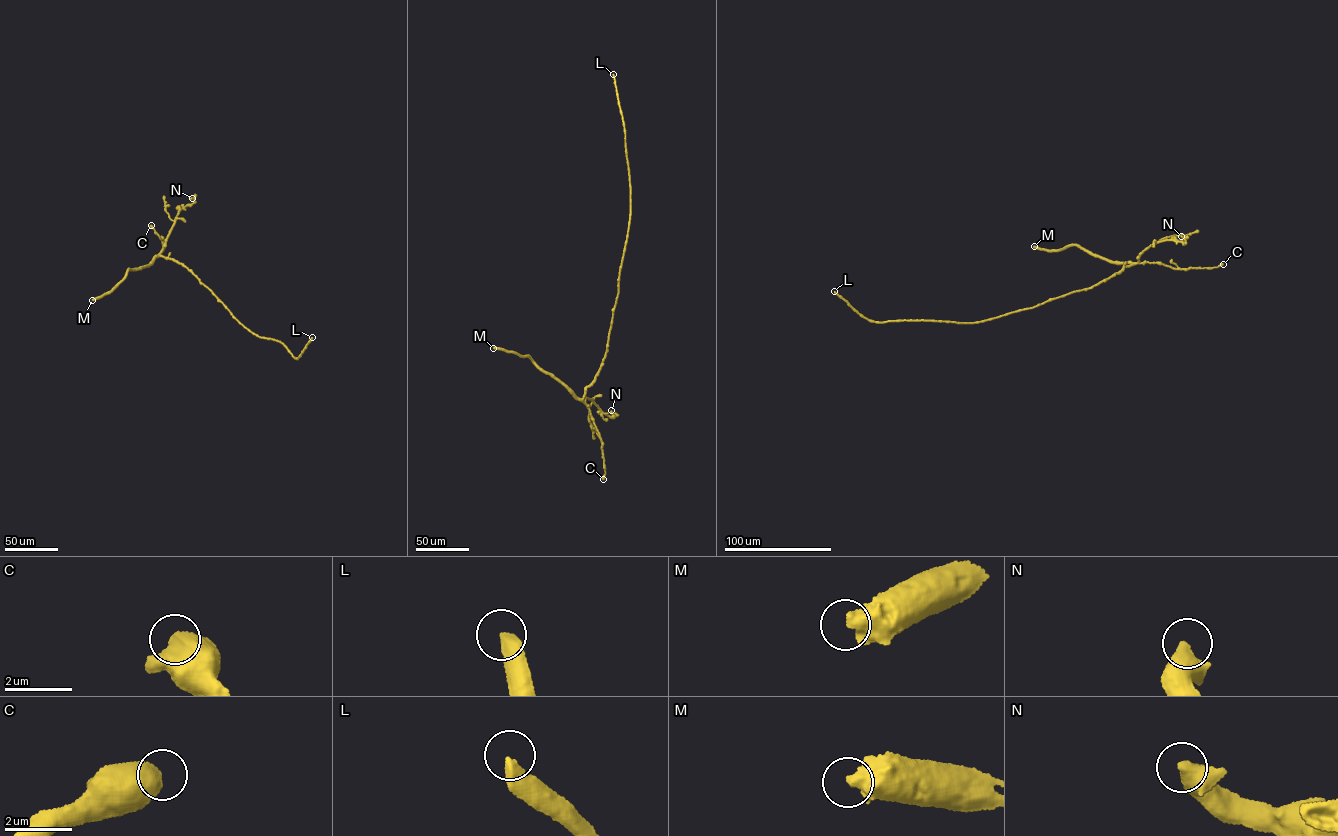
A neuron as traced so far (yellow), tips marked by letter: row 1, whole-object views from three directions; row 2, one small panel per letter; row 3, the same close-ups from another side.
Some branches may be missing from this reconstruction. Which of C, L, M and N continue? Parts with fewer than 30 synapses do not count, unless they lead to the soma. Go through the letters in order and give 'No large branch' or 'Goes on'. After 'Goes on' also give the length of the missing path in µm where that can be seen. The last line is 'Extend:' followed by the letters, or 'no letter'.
C: No large branch
L: Goes on. Missing length about 170 µm
M: No large branch
N: No large branch
Extend: L

